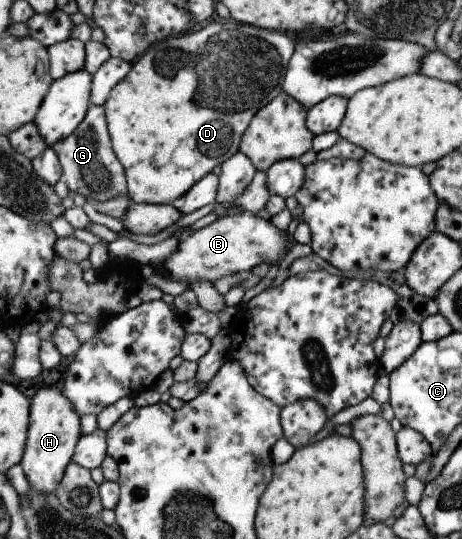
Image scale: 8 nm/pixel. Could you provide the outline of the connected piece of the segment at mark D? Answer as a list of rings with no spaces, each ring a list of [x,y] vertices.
[[[212,19],[204,25],[198,25],[192,31],[167,37],[154,42],[145,48],[143,56],[139,56],[131,65],[129,72],[113,85],[104,102],[104,117],[106,129],[112,144],[112,152],[124,168],[126,176],[127,197],[133,203],[143,204],[172,204],[176,198],[185,194],[202,176],[209,173],[215,166],[220,166],[239,152],[239,141],[247,128],[253,114],[266,103],[269,103],[277,94],[281,93],[281,75],[285,75],[286,65],[292,56],[293,42],[286,38],[285,33],[266,29],[259,29],[250,25],[236,23],[232,20],[223,21]]]

